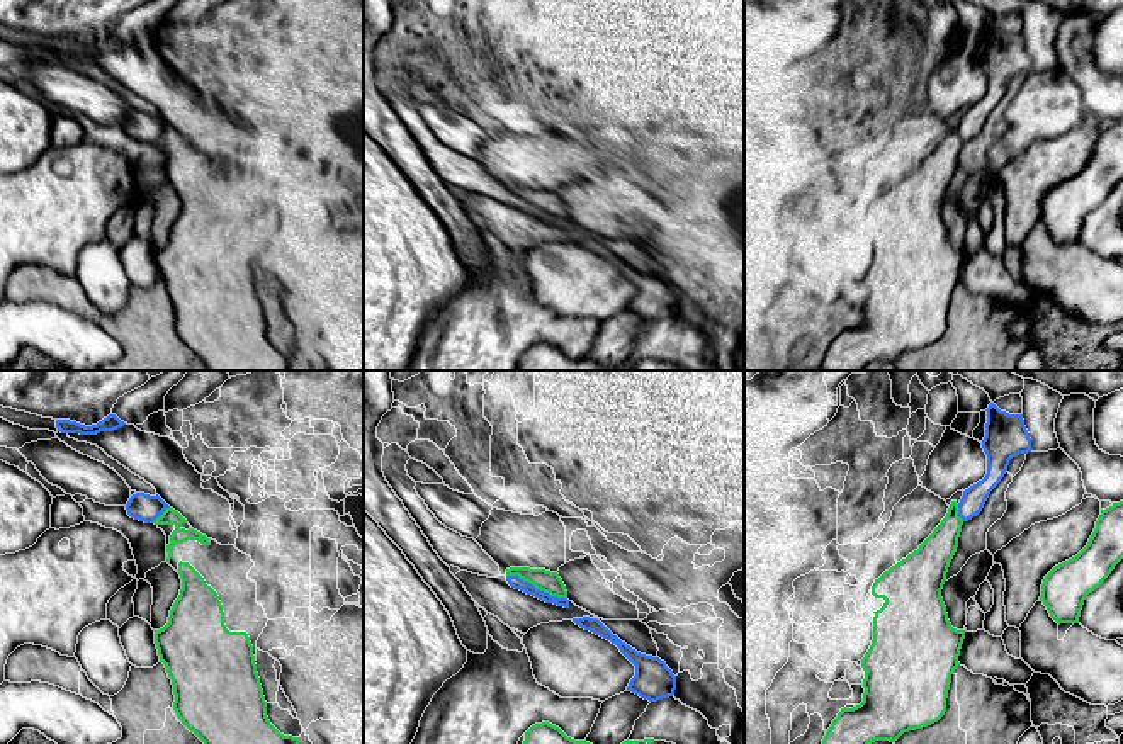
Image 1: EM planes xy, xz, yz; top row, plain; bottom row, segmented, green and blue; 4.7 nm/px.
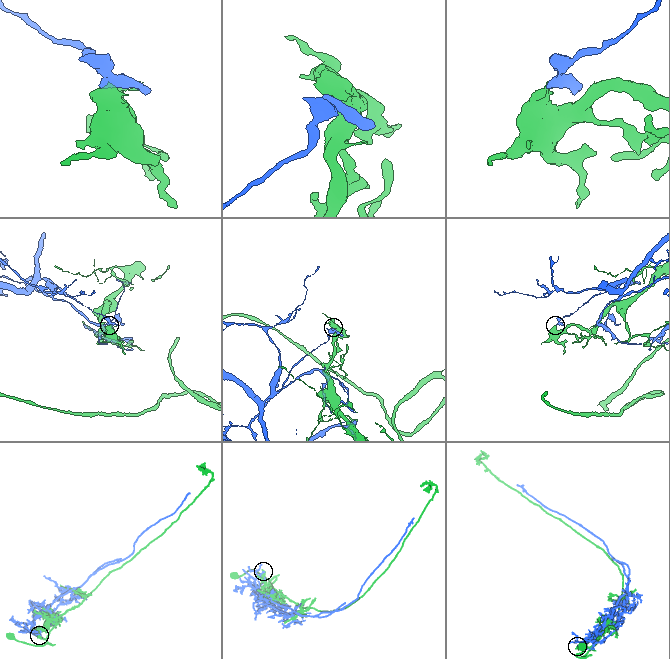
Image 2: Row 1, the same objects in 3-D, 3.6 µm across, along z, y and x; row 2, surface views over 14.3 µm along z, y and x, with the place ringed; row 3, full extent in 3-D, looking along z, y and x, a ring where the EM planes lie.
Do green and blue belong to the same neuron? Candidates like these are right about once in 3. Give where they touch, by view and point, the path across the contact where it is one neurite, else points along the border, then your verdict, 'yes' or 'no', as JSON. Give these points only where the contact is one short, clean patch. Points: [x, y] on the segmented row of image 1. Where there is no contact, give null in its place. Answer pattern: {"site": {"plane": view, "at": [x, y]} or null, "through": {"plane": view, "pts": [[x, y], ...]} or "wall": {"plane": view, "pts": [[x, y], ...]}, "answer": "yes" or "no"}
{"site": {"plane": "xz", "at": [537, 588]}, "answer": "no"}

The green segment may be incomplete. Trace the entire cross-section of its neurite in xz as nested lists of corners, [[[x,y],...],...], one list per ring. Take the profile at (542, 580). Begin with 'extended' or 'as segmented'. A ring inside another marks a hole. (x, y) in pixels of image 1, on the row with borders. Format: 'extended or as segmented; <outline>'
as segmented; [[[510,567],[506,569],[506,578],[508,576],[518,576],[520,579],[533,584],[537,589],[549,593],[550,596],[567,598],[566,586],[557,572],[530,567]]]

